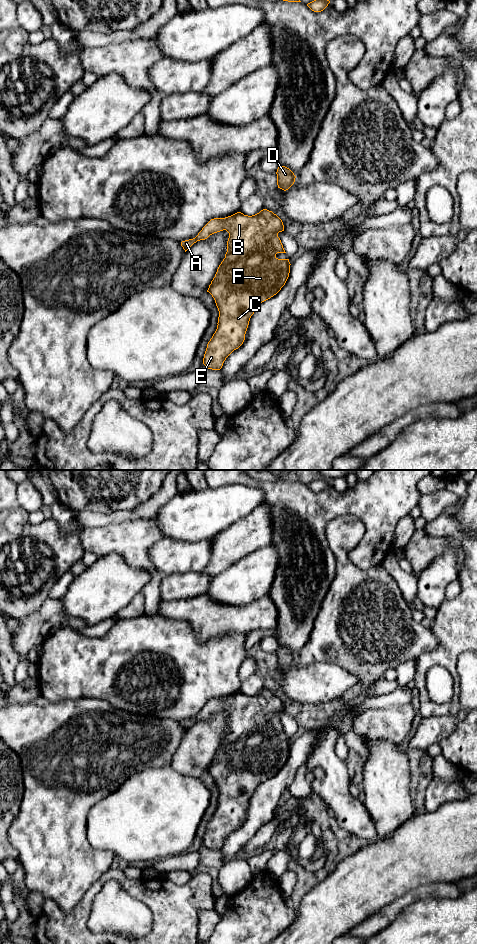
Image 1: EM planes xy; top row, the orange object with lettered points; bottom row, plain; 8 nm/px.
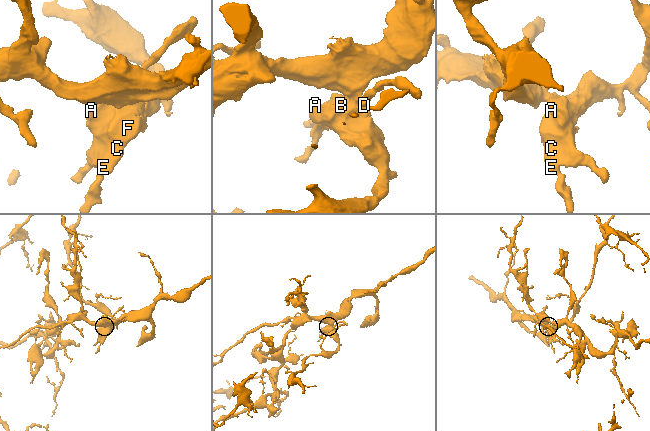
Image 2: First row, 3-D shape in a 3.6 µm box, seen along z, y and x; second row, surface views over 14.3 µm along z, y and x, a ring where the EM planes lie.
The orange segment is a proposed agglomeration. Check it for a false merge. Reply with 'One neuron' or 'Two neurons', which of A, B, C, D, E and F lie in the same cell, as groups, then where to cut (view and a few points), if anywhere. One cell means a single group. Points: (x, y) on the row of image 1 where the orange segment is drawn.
One neuron. Groups: A B C D E F. No split

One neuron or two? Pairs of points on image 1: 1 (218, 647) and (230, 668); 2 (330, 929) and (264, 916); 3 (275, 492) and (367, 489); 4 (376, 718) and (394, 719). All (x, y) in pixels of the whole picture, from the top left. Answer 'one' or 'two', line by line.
1: one
2: two
3: one
4: one

